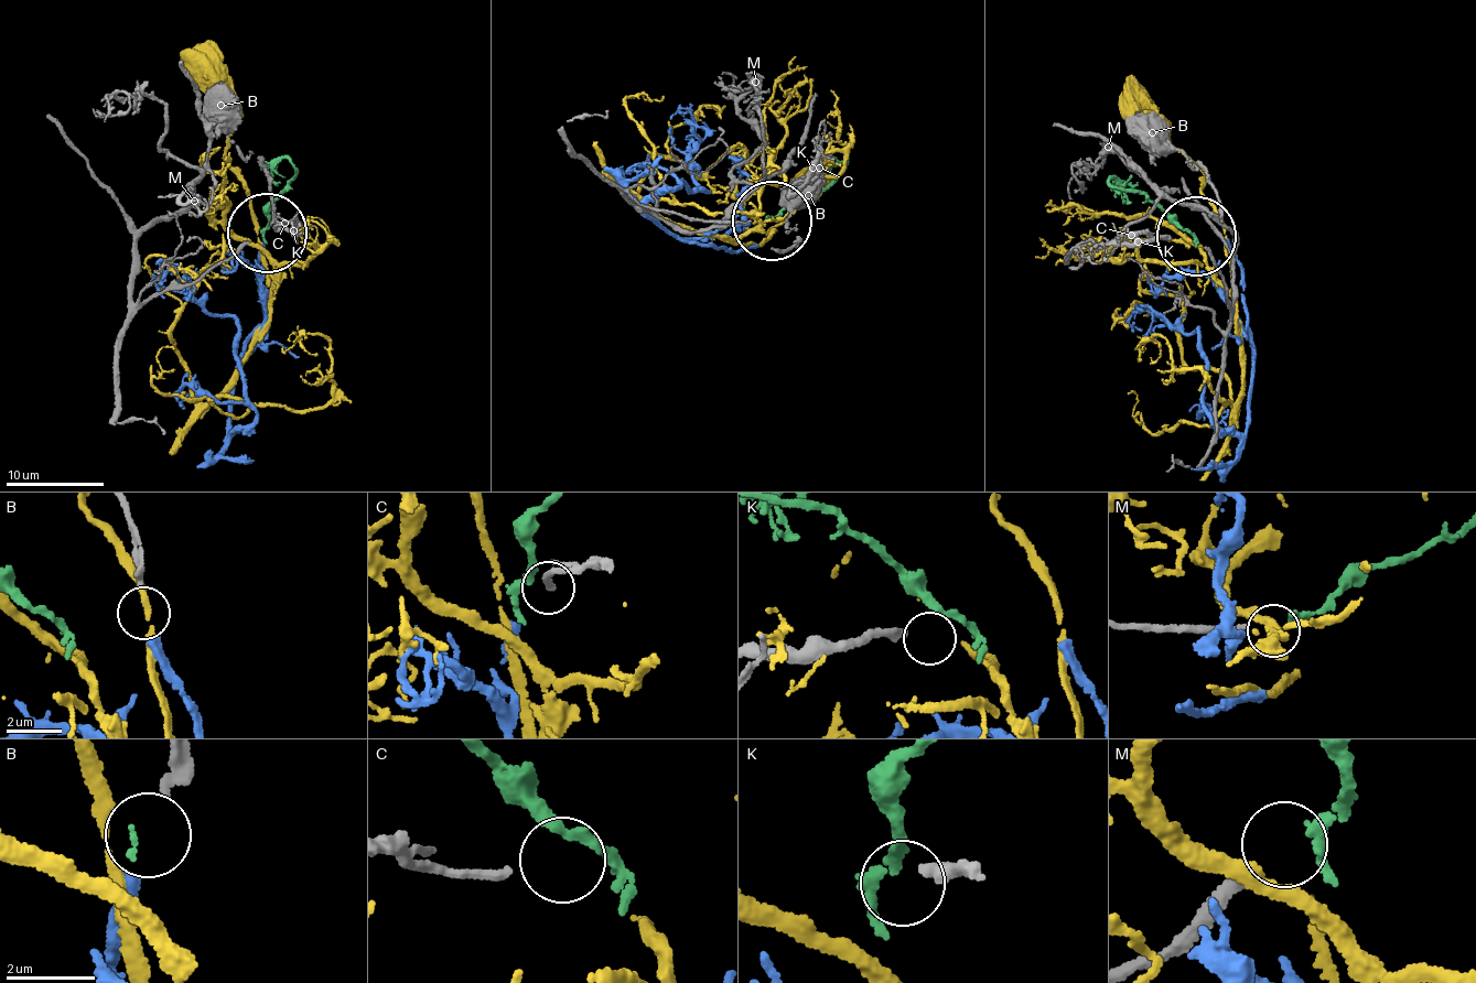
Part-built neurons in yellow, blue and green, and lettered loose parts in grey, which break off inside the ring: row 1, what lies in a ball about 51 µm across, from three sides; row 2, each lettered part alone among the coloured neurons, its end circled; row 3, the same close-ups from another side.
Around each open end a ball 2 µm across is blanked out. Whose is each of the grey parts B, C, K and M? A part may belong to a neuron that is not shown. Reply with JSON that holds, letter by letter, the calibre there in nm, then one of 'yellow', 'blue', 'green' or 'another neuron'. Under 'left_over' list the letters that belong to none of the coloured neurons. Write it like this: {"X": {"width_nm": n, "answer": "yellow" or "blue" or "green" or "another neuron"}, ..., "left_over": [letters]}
{"B": {"width_nm": 220, "answer": "another neuron"}, "C": {"width_nm": 200, "answer": "another neuron"}, "K": {"width_nm": 320, "answer": "another neuron"}, "M": {"width_nm": 240, "answer": "green"}, "left_over": ["B", "C", "K"]}

